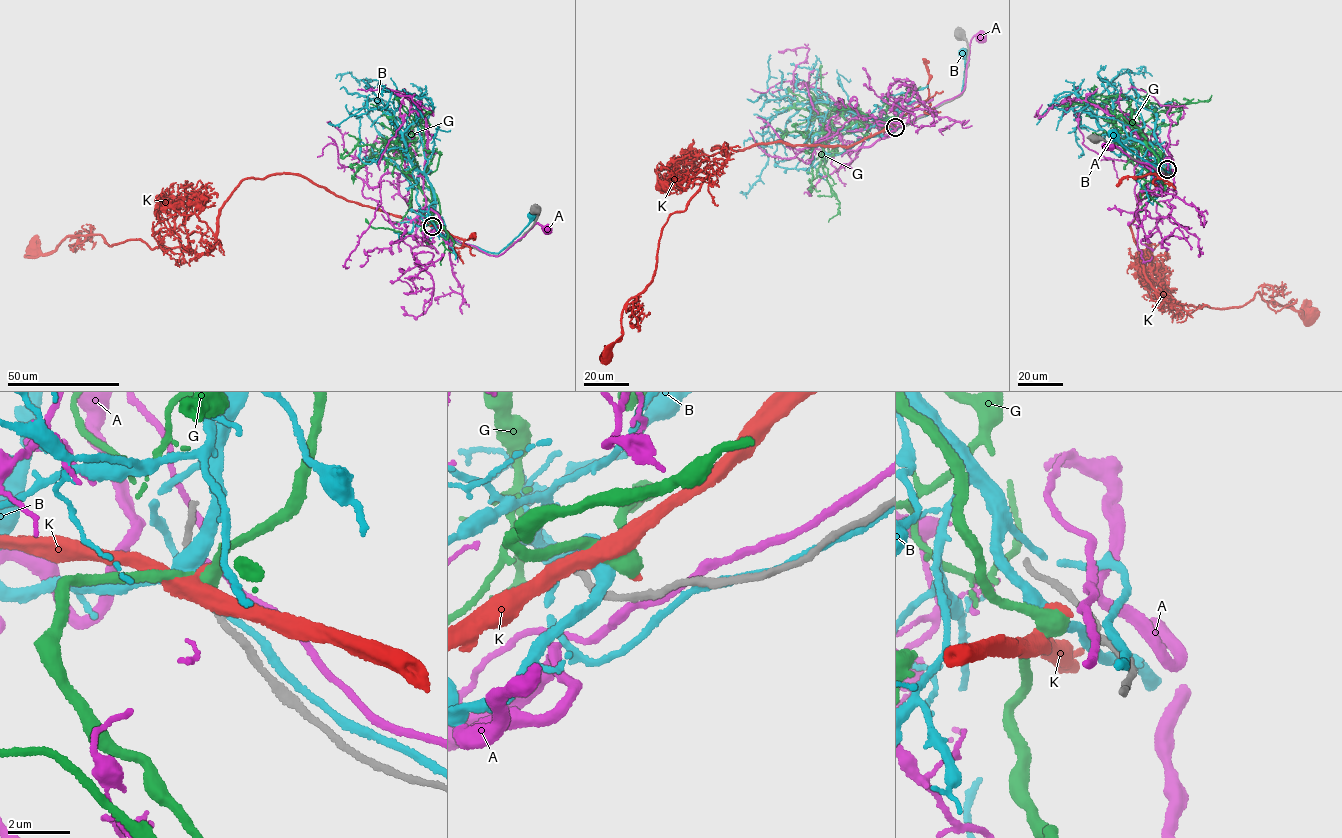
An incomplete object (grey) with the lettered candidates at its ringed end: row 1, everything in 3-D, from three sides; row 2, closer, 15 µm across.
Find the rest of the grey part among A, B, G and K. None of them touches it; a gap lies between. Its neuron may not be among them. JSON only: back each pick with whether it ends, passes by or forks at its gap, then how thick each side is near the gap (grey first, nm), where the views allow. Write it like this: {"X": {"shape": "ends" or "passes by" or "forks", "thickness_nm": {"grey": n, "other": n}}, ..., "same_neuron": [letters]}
{"G": {"shape": "passes by", "thickness_nm": {"grey": 200, "other": 440}}, "same_neuron": ["G"]}

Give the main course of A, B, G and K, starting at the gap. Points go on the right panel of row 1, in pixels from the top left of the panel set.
A: (1167, 167), (1168, 171), (1160, 173), (1130, 158), (1120, 148), (1109, 144), (1104, 148), (1108, 145)
B: (1166, 169), (1162, 163), (1170, 166), (1171, 172), (1162, 171), (1133, 154), (1121, 145), (1114, 134)
G: (1166, 169), (1161, 168), (1142, 132), (1131, 126), (1131, 115), (1147, 103), (1184, 105), (1209, 100), (1212, 95)
K: (1166, 169), (1165, 181), (1136, 196), (1129, 225), (1153, 288), (1172, 304), (1222, 309), (1257, 292), (1310, 315)

